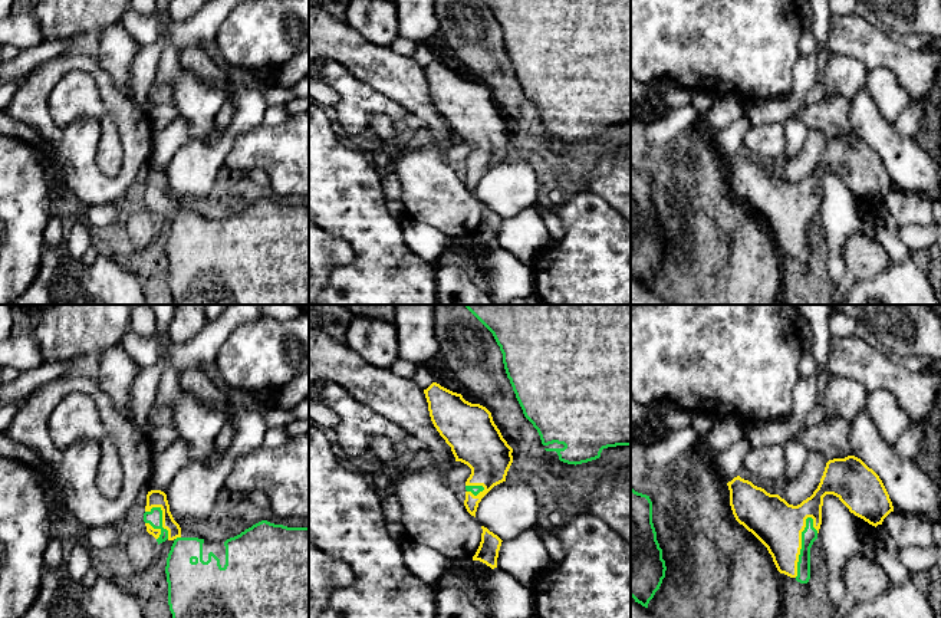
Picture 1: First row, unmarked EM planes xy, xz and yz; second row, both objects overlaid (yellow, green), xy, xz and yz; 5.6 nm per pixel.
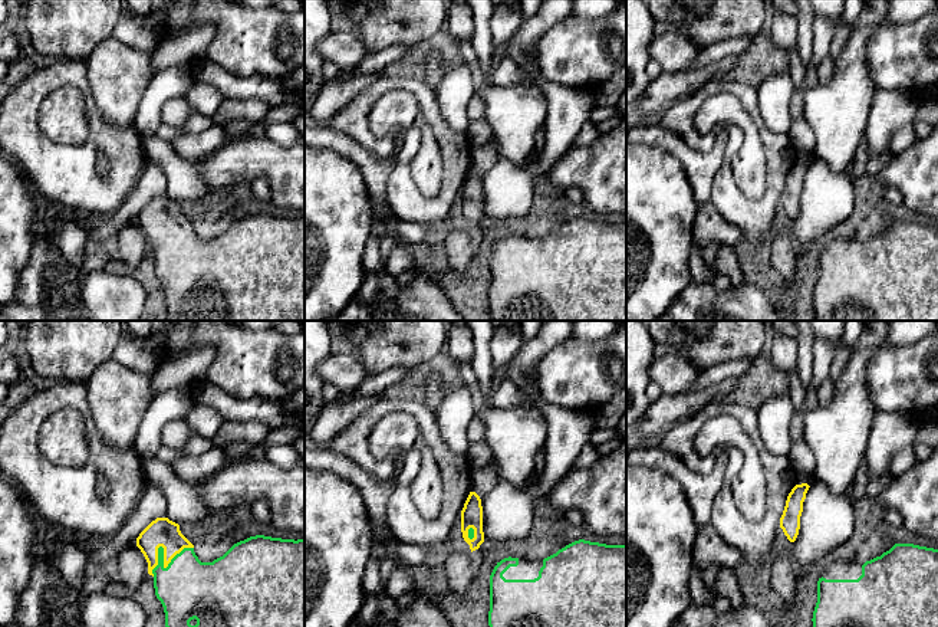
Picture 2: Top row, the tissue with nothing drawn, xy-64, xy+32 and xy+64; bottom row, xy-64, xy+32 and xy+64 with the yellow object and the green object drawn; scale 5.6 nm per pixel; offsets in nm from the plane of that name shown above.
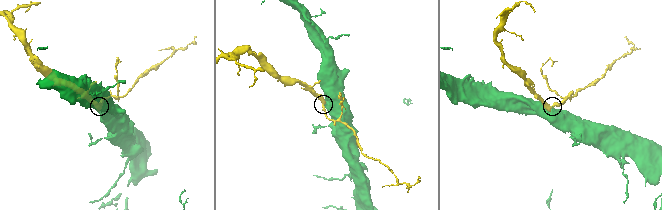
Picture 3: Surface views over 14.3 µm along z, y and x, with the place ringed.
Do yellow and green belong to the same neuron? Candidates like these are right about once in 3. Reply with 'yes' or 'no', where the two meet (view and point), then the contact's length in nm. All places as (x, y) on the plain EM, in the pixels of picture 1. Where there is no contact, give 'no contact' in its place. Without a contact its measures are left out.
yes; meets yellow in yz at (800, 224); contact 360 nm long

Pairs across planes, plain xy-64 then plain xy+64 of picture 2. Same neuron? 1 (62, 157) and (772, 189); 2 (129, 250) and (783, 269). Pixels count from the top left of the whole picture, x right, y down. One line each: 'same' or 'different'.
1: same
2: same

